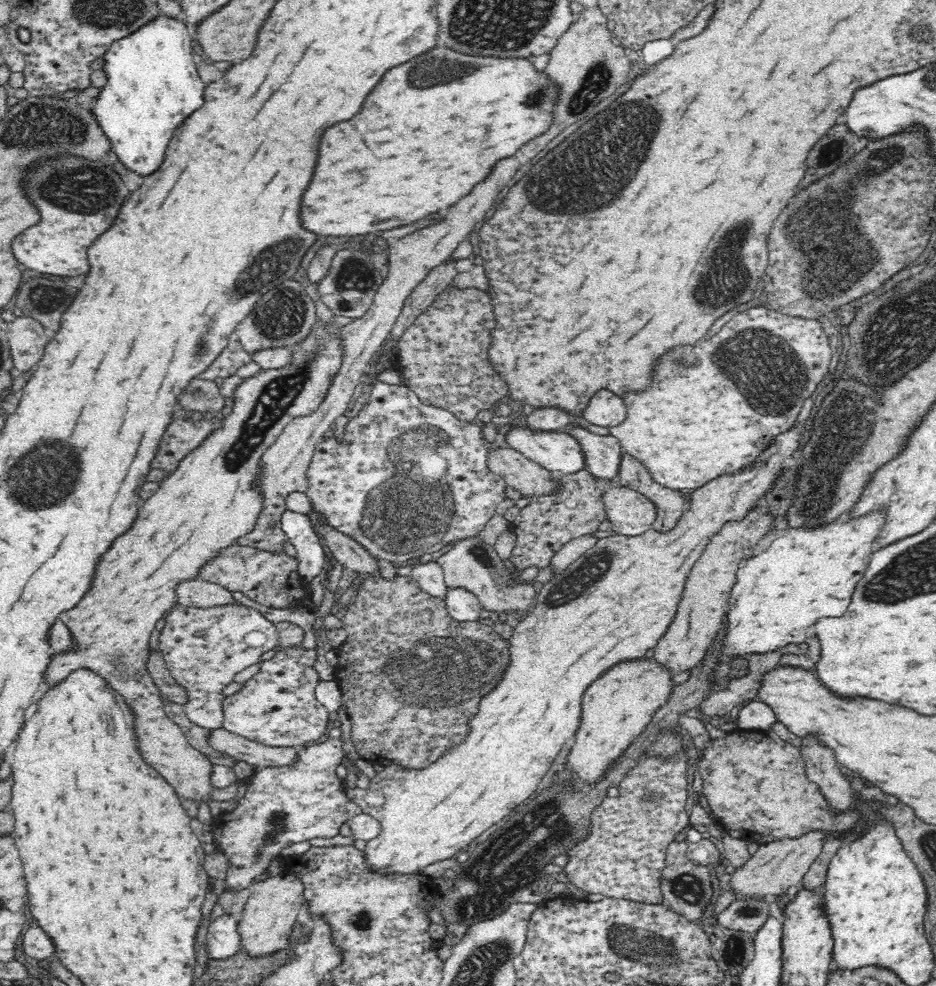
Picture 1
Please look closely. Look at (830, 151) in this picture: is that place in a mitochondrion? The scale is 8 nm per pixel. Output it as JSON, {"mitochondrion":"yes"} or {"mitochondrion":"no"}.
{"mitochondrion":"yes"}

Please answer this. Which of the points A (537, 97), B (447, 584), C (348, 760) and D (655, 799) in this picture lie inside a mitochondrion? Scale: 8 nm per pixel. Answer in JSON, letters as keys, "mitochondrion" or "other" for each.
{"A":"mitochondrion","B":"other","C":"other","D":"mitochondrion"}

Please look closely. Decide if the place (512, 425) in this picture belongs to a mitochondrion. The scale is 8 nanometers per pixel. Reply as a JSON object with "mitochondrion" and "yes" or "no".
{"mitochondrion":"no"}

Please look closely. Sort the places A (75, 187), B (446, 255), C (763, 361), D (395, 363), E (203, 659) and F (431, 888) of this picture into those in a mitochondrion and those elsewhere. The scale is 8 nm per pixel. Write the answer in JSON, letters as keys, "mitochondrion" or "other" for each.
{"A":"mitochondrion","B":"other","C":"mitochondrion","D":"other","E":"mitochondrion","F":"other"}

